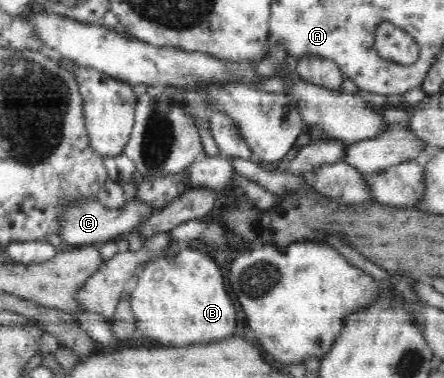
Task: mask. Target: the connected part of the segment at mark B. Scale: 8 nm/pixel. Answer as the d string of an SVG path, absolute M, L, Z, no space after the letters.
M186 246L172 257L162 255L146 263L129 287L127 299L139 334L154 339L161 346L209 344L226 339L236 329L236 309L224 285L224 271L214 256L198 247Z

